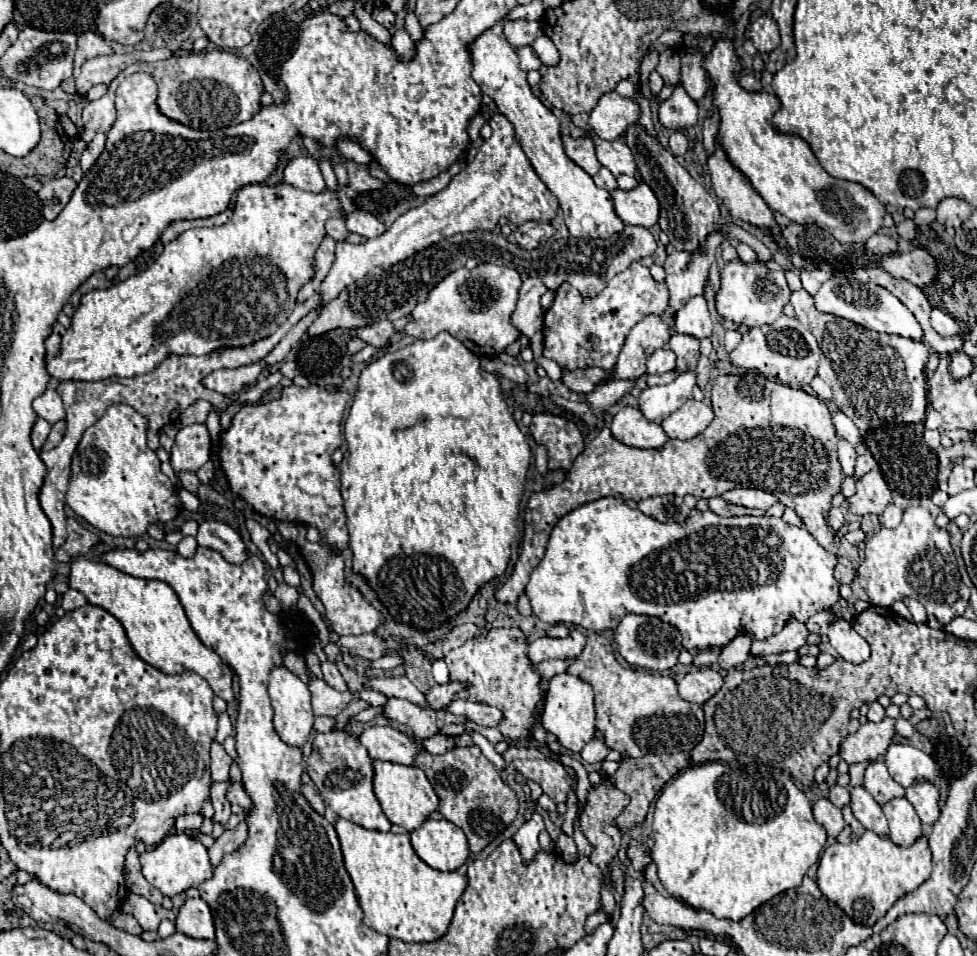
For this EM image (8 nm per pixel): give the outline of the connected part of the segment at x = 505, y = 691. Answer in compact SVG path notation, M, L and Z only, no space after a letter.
M517 626L495 628L487 636L467 640L463 646L453 648L443 660L449 666L451 682L467 682L467 684L463 684L465 688L455 694L455 700L463 698L463 700L471 700L471 702L497 706L503 712L503 720L497 724L497 730L503 736L507 736L511 740L519 740L519 738L529 736L529 716L539 700L539 672L537 672L537 664L531 662L527 656L527 636L523 634L521 628L517 628Z

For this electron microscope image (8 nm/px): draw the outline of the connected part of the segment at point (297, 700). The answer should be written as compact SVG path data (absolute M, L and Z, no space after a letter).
M277 666L269 672L269 698L275 710L275 730L279 732L279 736L287 742L287 744L295 744L295 746L303 746L311 734L313 728L313 710L311 710L311 694L307 684L295 676L291 670L287 670L285 666Z

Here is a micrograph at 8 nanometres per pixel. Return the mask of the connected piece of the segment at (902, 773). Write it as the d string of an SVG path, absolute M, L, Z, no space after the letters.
M891 744L885 754L885 764L895 782L909 788L917 782L935 782L937 764L923 750L911 744Z

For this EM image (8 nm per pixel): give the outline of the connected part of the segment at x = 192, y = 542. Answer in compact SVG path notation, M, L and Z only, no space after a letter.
M185 536L177 546L177 554L183 558L191 558L195 554L195 550L197 550L197 540L193 536Z

